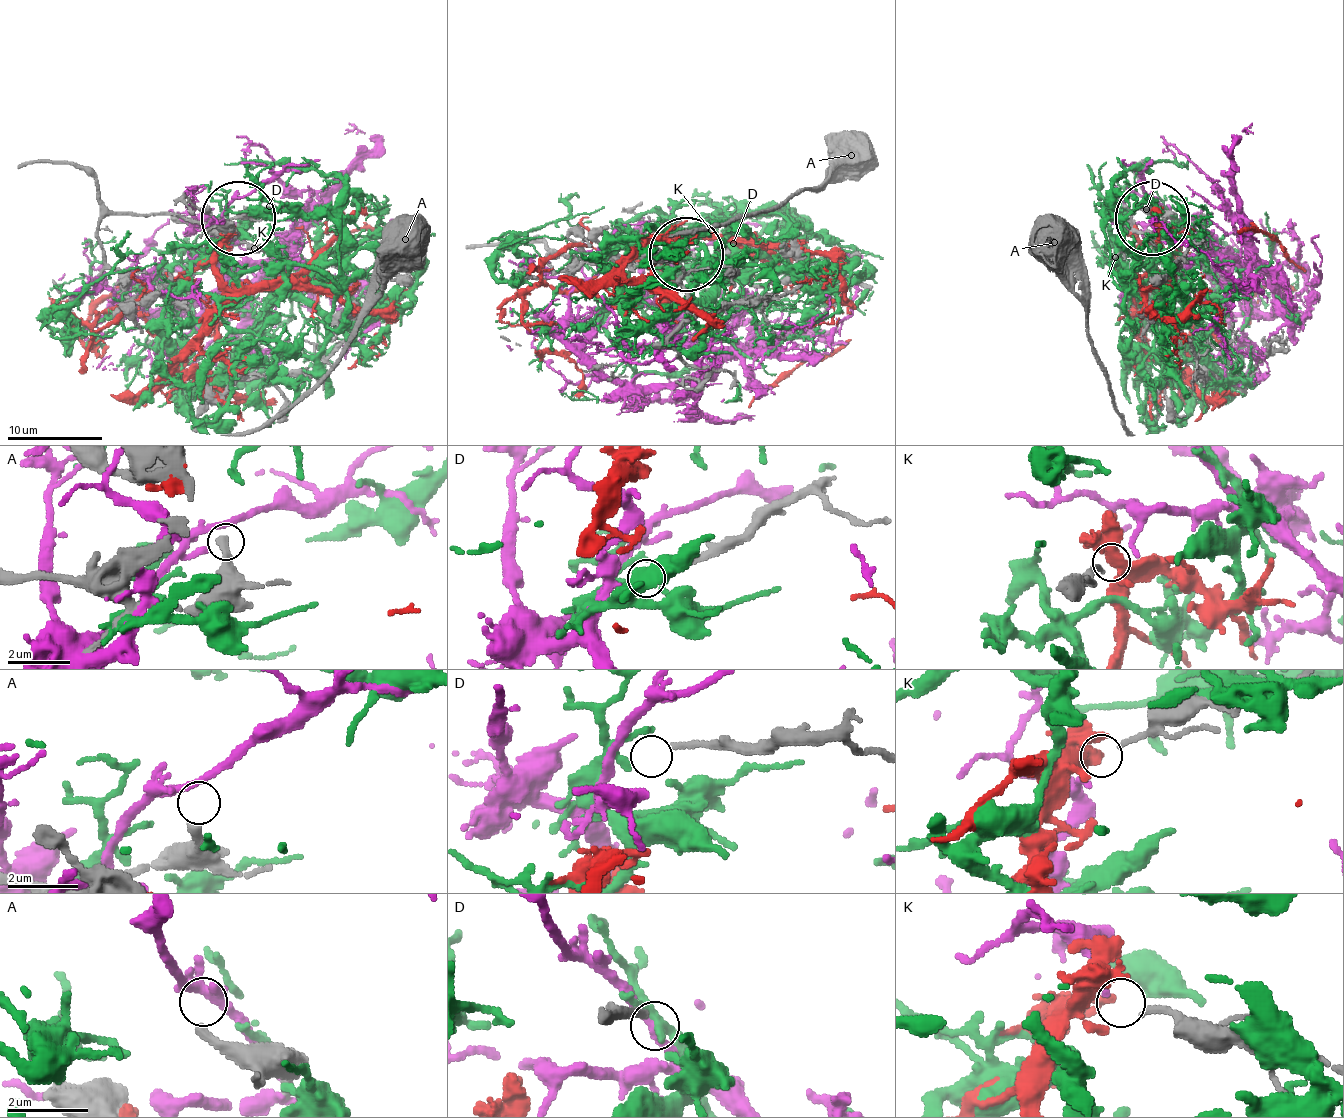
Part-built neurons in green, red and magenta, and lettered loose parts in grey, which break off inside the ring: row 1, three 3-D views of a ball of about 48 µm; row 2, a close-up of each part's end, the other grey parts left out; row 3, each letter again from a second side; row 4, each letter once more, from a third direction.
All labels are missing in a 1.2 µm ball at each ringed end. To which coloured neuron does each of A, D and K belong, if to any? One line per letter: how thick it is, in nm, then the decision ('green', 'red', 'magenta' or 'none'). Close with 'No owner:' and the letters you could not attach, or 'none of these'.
A: calibre 240 nm; none
D: calibre 150 nm; none
K: calibre 130 nm; none
No owner: A, D, K

